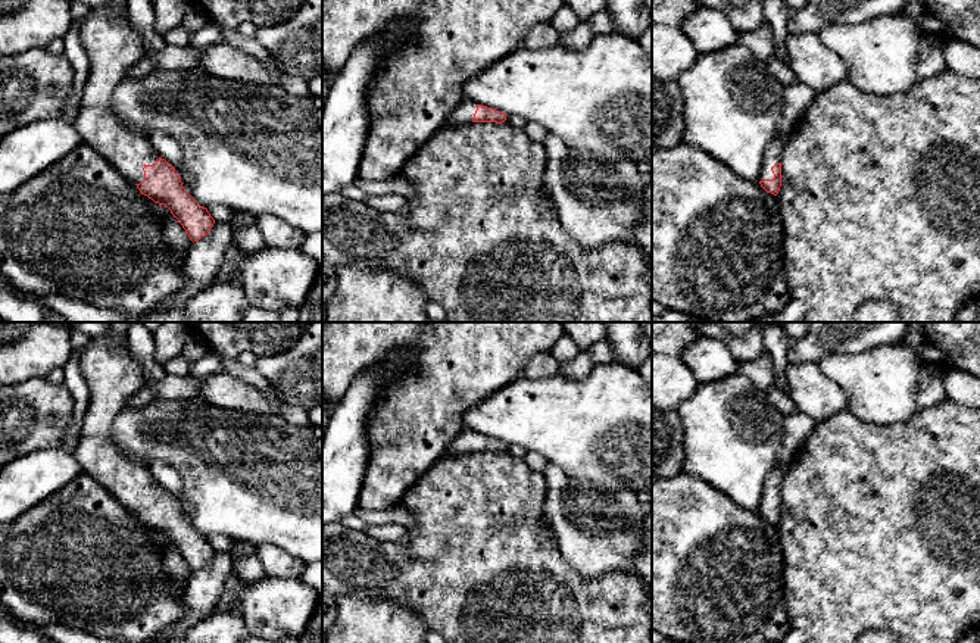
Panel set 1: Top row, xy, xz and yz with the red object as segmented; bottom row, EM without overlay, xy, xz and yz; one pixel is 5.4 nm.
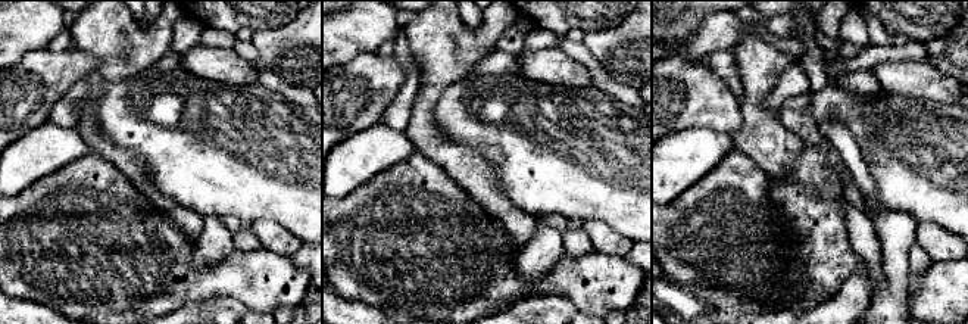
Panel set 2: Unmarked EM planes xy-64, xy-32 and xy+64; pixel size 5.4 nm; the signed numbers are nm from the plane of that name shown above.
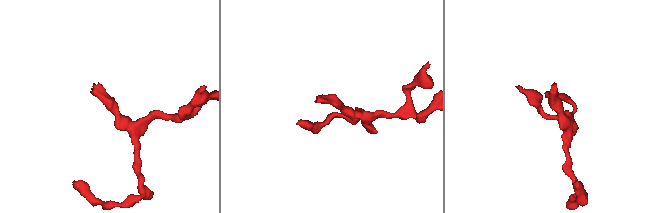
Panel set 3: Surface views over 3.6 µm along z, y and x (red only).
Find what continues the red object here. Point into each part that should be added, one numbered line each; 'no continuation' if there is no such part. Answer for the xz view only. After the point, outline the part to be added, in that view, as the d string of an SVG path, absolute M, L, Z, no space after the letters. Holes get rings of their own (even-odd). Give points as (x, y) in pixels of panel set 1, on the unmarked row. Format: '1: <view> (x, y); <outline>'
1: xz (464, 442); M465 427L453 438L444 455L462 455L462 453L472 452L475 440L477 440L477 433Z

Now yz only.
1: yz (773, 483); M775 465L773 468L773 471L767 475L765 489L764 489L759 511L774 508L774 503L773 503L771 497L774 494L780 493L781 483L783 483L786 471L787 471L786 465Z

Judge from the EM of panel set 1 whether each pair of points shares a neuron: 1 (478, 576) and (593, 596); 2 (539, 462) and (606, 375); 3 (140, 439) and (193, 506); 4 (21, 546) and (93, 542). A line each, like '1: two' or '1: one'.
1: one
2: two
3: one
4: one

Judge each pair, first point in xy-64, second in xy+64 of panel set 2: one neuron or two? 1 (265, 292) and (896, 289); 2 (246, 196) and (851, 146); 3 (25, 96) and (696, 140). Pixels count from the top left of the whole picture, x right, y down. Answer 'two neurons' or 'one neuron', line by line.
1: two neurons
2: two neurons
3: two neurons

